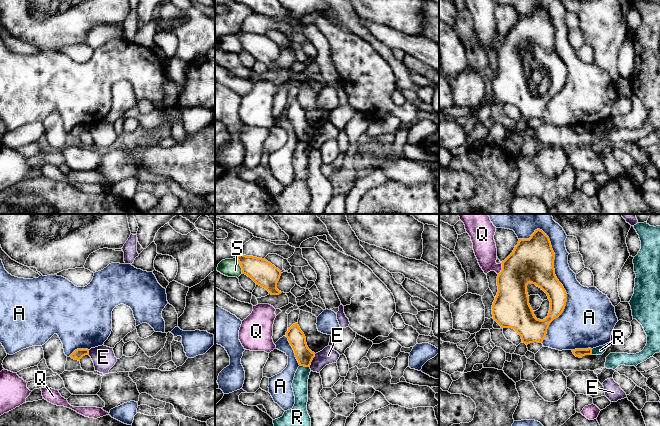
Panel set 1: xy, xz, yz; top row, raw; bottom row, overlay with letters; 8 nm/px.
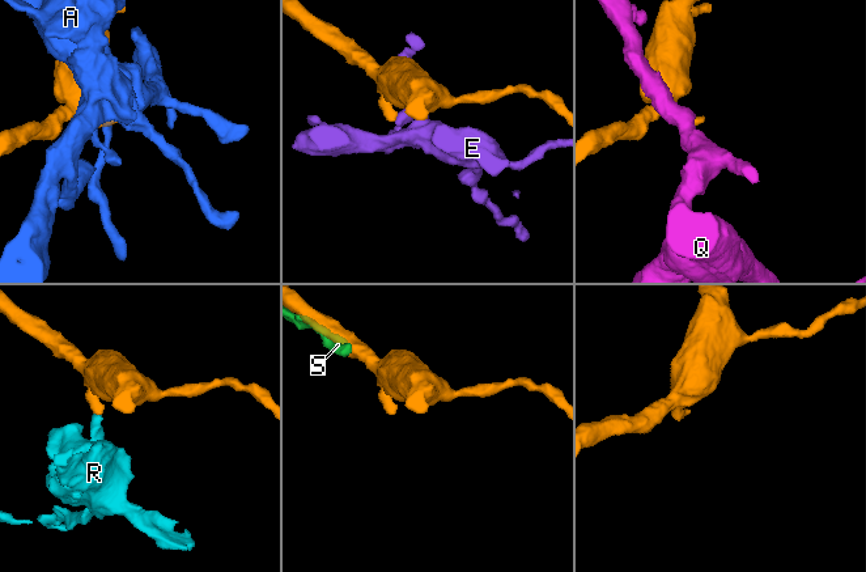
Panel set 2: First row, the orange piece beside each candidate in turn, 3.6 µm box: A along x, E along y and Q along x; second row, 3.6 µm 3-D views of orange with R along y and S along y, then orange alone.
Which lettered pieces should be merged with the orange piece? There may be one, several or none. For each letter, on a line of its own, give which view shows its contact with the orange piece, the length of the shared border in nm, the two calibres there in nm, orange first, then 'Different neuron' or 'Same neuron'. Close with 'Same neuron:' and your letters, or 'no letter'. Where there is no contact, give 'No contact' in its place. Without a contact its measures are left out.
A: Touches orange in yz. Shared border 900 nm. Thickness 280 nm (orange) against 300 nm. Different neuron
E: Touches orange in xz. Shared border 120 nm. Thickness 140 nm (orange) against 140 nm. Different neuron
Q: Touches orange in yz. Shared border 110 nm. Thickness 360 nm (orange) against 190 nm. Different neuron
R: Touches orange in xz. Shared border 80 nm. Thickness 140 nm (orange) against 130 nm. Different neuron
S: Touches orange in xz. Shared border 130 nm. Thickness 200 nm (orange) against 140 nm. Different neuron
Same neuron: no letter

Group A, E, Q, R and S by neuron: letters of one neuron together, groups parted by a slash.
A / E / Q / R / S

